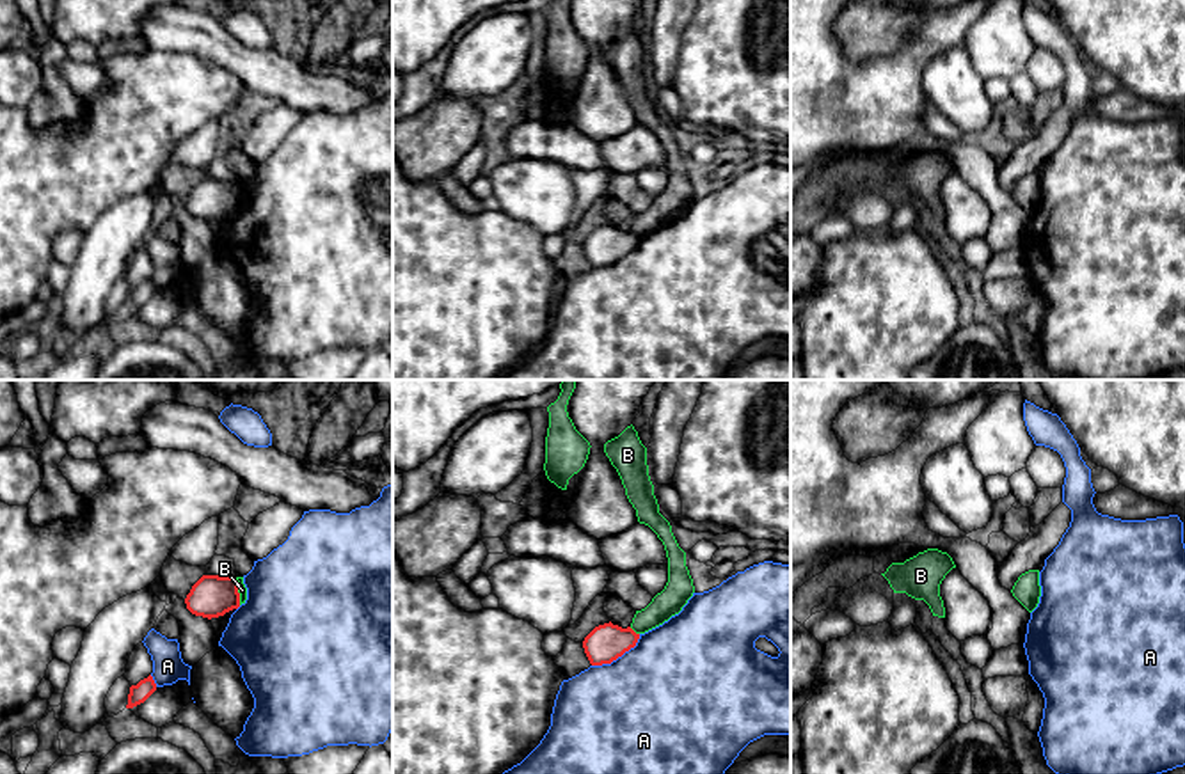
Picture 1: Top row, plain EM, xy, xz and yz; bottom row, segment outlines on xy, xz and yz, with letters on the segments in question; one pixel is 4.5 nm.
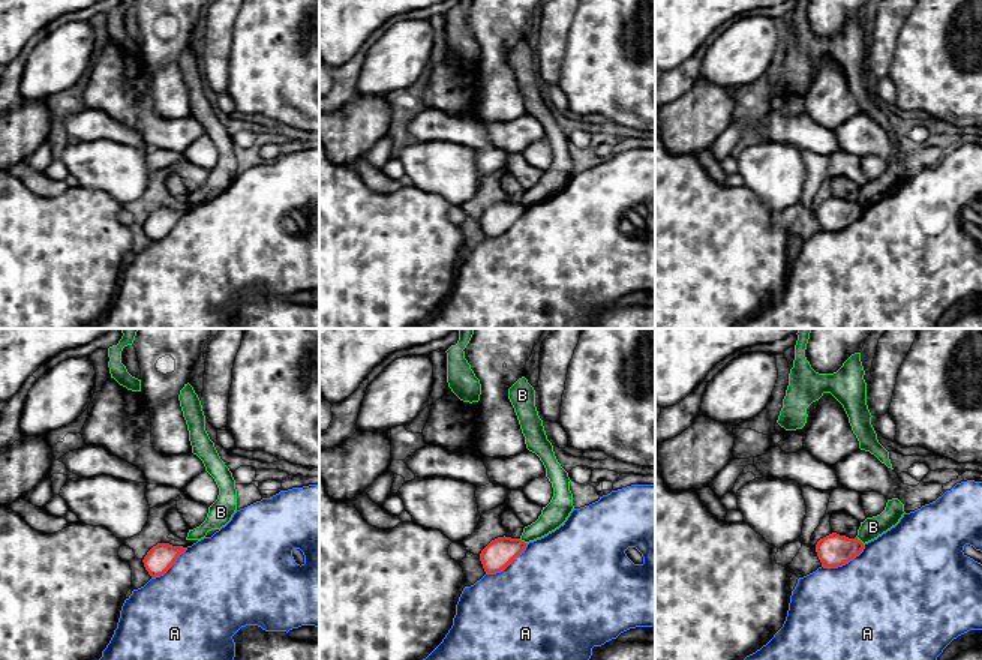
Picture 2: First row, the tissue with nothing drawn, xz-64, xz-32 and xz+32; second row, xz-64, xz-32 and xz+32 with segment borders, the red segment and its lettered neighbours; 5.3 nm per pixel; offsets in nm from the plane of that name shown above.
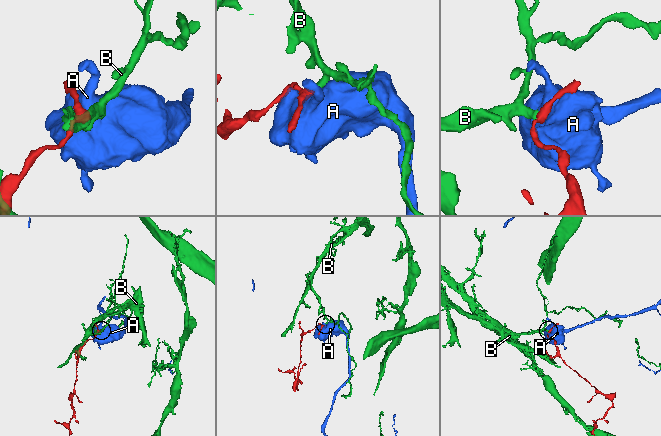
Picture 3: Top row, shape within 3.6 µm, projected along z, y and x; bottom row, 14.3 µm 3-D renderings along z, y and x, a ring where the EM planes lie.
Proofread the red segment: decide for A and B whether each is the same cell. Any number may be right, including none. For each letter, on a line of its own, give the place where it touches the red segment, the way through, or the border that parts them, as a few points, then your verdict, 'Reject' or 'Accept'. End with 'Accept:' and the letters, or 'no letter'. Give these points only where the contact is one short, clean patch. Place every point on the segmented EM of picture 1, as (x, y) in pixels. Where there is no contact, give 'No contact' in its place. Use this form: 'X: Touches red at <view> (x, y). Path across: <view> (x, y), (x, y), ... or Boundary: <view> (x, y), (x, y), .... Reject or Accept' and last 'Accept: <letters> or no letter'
A: Touches red at xz (619, 655). Reject
B: Touches red at xy (237, 592). Boundary: xy (235, 577), (240, 604). Reject
Accept: no letter

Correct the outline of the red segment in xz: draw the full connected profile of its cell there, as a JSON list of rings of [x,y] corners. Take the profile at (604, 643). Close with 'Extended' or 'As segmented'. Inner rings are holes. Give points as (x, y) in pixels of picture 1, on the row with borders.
[[[604,623],[595,627],[583,641],[585,653],[592,666],[611,664],[636,646],[640,634],[631,627]]]. As segmented

